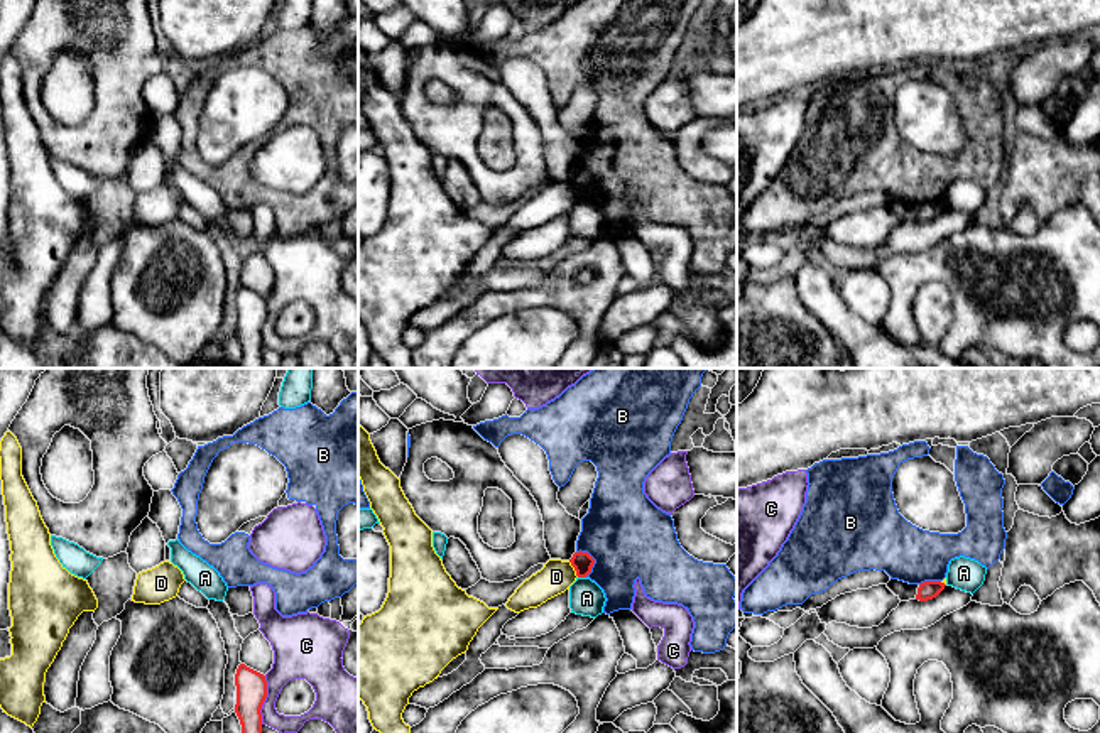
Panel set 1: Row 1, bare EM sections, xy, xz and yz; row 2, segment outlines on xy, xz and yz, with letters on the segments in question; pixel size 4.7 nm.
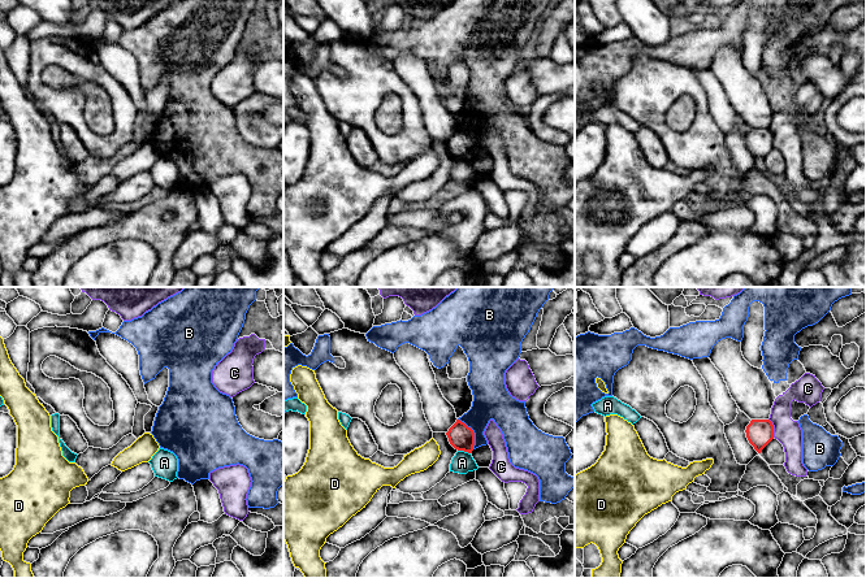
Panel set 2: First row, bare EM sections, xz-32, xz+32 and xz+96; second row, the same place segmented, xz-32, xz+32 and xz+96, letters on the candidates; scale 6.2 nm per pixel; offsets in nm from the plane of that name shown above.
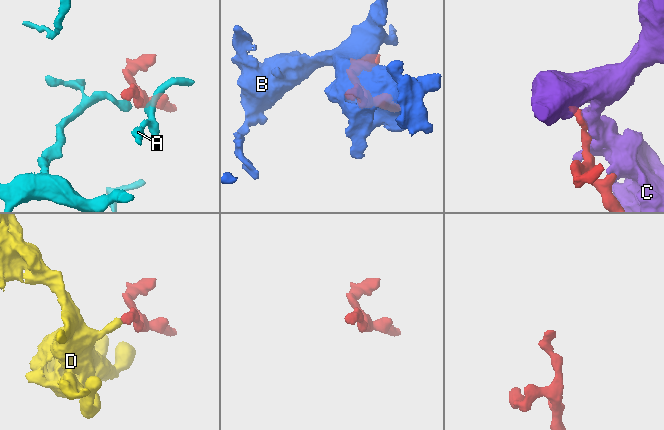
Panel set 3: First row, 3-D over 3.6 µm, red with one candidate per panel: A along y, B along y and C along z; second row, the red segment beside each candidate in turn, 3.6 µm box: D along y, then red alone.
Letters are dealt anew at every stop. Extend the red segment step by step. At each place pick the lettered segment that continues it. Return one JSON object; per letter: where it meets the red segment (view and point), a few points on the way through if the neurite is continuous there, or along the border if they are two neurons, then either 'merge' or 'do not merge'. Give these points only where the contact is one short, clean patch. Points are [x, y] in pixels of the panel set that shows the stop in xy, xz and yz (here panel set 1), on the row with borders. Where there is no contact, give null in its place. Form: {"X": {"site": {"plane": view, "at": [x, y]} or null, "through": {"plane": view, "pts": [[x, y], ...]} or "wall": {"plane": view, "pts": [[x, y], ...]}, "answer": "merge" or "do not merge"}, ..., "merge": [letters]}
{"A": {"site": {"plane": "xz", "at": [582, 576]}, "wall": {"plane": "xz", "pts": [[578, 576], [585, 578]]}, "answer": "do not merge"}, "B": {"site": {"plane": "xz", "at": [593, 561]}, "wall": {"plane": "xz", "pts": [[580, 549], [593, 559], [593, 566], [585, 576]]}, "answer": "do not merge"}, "C": {"site": {"plane": "xy", "at": [264, 700]}, "answer": "do not merge"}, "D": {"site": {"plane": "xz", "at": [575, 570]}, "answer": "do not merge"}, "merge": []}

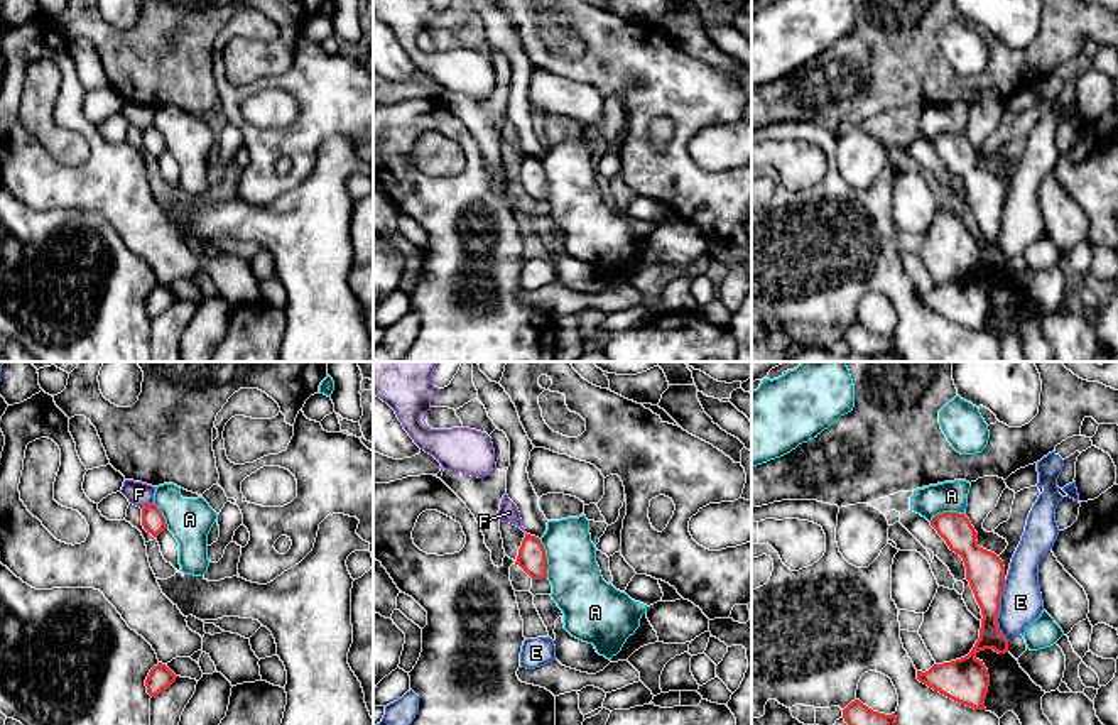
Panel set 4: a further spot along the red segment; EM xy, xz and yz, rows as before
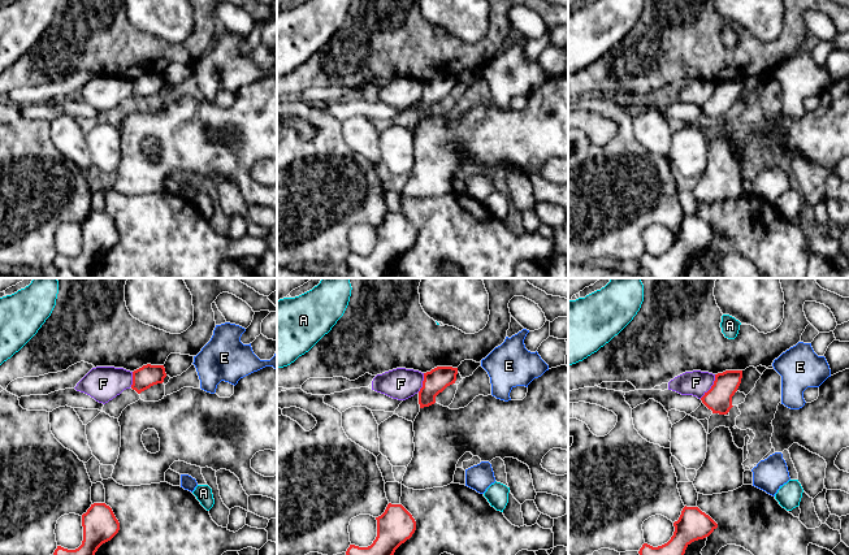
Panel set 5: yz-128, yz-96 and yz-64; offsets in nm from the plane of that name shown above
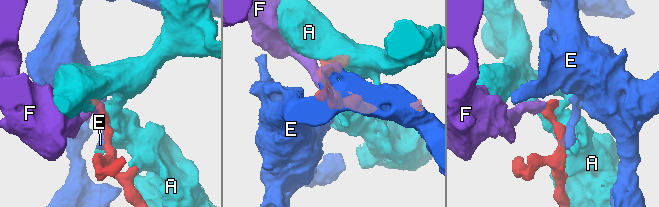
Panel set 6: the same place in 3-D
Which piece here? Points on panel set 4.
{"A": {"site": {"plane": "xz", "at": [546, 558]}, "answer": "do not merge"}, "E": {"site": {"plane": "yz", "at": [998, 610]}, "wall": {"plane": "yz", "pts": [[1004, 580], [997, 627], [1007, 641]]}, "answer": "do not merge"}, "F": {"site": {"plane": "xy", "at": [147, 506]}, "wall": {"plane": "xy", "pts": [[152, 502], [142, 509]]}, "answer": "do not merge"}, "merge": []}

